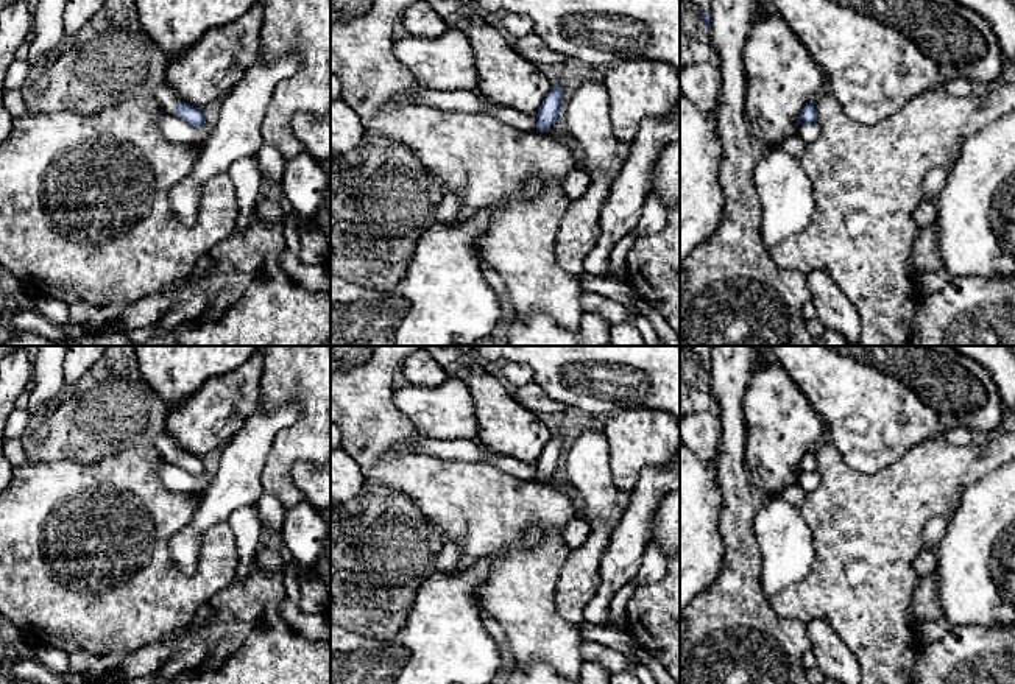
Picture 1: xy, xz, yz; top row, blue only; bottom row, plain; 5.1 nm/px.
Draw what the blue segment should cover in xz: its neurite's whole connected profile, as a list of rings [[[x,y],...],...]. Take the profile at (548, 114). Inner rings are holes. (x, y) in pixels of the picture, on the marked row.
[[[553,84],[550,92],[543,100],[536,117],[536,129],[543,132],[549,126],[555,125],[560,117],[560,104],[563,100],[563,89],[560,84]]]

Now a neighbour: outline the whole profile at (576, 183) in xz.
[[[572,168],[566,173],[563,182],[563,192],[564,195],[574,201],[586,193],[586,190],[591,185],[591,175],[588,175],[585,170]]]

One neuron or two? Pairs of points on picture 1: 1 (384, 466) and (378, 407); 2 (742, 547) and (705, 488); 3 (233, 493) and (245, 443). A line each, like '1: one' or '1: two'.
1: one
2: two
3: one

